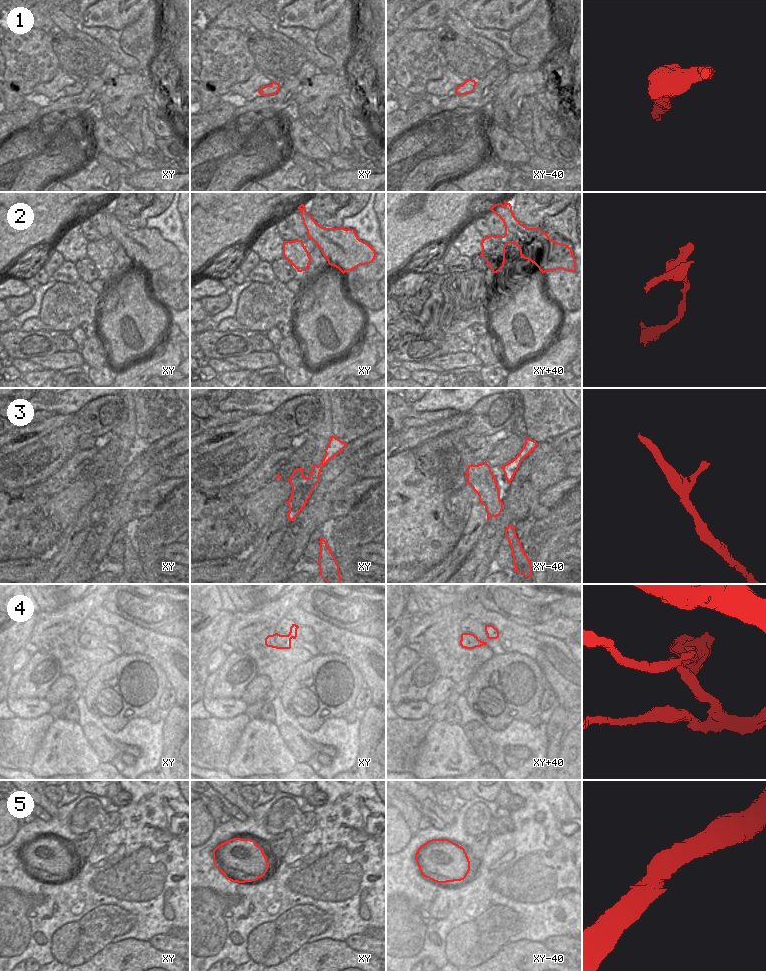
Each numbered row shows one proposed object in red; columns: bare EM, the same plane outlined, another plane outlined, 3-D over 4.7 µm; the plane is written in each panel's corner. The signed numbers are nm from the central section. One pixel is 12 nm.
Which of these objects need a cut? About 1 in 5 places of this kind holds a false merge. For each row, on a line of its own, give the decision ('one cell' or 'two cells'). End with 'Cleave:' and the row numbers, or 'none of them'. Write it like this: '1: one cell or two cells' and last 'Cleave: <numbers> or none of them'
1: one cell
2: two cells
3: one cell
4: one cell
5: one cell
Cleave: 2

